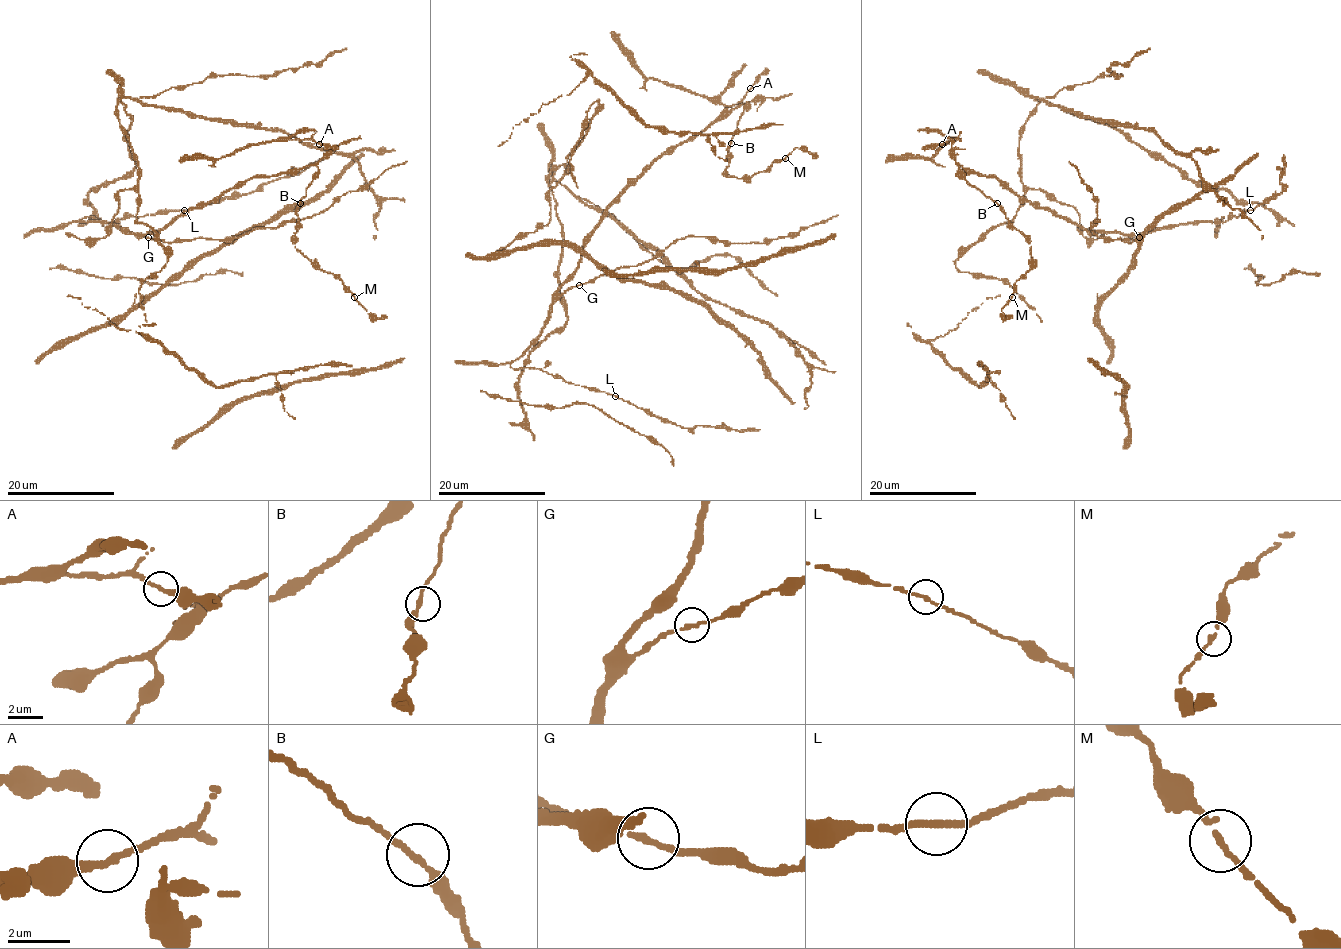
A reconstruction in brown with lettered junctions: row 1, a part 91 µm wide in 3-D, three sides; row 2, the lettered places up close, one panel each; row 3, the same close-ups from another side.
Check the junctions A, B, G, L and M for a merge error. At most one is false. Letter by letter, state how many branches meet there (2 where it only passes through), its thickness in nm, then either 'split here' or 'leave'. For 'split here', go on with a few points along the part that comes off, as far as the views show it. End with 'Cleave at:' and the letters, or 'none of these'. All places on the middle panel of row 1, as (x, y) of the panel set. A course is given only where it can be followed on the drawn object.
A: 2 | 200 nm | leave
B: 2 | 220 nm | leave
G: 2 | 200 nm | leave
L: 2 | 220 nm | leave
M: 2 | 200 nm | leave
Cleave at: none of these

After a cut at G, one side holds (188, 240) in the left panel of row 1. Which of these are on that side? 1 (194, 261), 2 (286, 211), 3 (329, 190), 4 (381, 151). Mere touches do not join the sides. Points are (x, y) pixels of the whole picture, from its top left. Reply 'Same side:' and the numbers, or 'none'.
Same side: none

